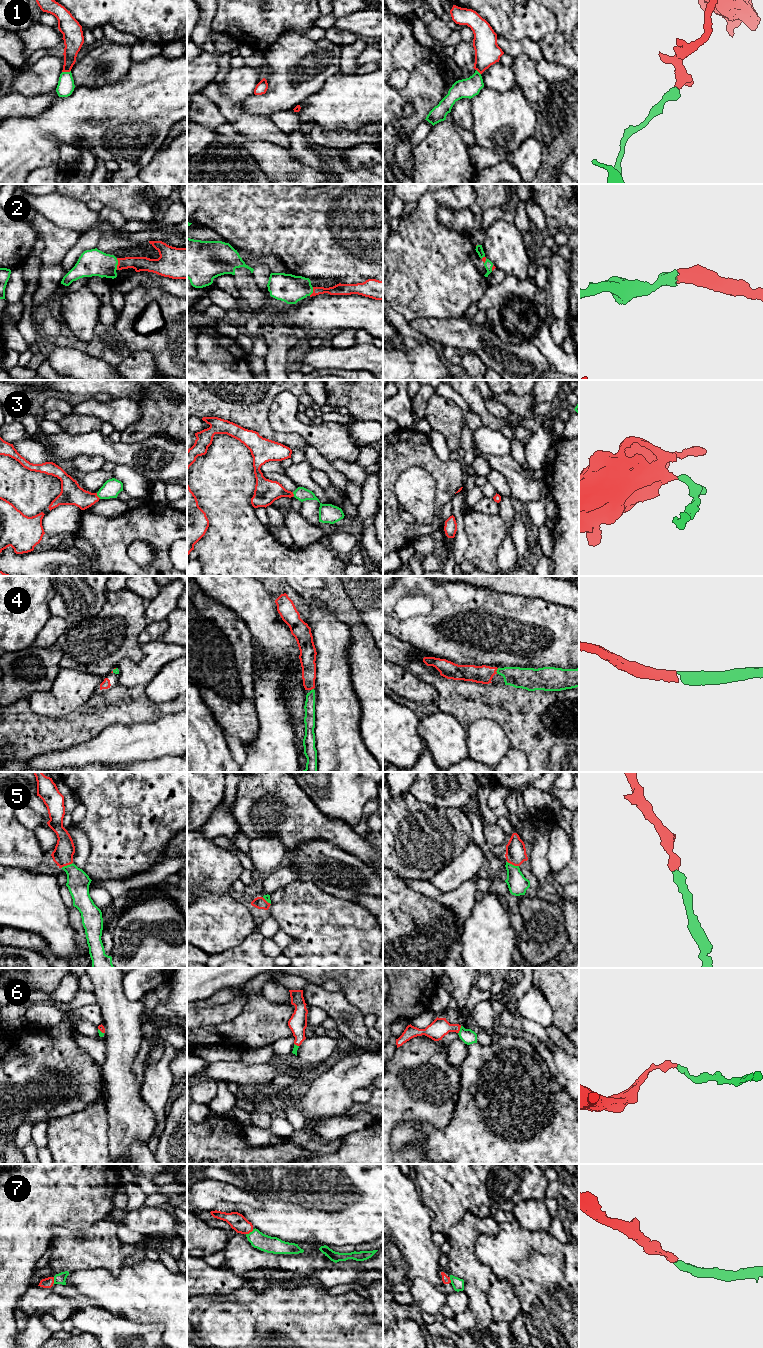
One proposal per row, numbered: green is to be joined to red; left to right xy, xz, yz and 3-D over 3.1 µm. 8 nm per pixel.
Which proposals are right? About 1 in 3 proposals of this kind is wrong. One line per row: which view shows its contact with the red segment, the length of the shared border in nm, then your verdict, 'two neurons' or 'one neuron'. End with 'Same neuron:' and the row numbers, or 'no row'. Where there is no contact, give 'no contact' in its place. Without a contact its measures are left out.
1: xy | 70 nm | one neuron
2: xy | 100 nm | one neuron
3: xy | 60 nm | one neuron
4: yz | 50 nm | one neuron
5: yz | 100 nm | one neuron
6: yz | 70 nm | one neuron
7: xz | 80 nm | one neuron
Same neuron: 1, 2, 3, 4, 5, 6, 7

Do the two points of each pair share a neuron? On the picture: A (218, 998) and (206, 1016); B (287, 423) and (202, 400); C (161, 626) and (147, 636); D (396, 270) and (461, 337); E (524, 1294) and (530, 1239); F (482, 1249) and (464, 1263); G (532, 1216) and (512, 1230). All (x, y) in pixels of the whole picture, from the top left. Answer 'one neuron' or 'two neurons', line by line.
A: two neurons
B: two neurons
C: one neuron
D: two neurons
E: one neuron
F: two neurons
G: two neurons

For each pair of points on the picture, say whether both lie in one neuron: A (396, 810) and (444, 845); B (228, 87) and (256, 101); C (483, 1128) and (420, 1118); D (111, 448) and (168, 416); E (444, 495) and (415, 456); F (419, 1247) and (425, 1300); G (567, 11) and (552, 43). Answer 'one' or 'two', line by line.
A: one
B: two
C: two
D: two
E: one
F: two
G: one

